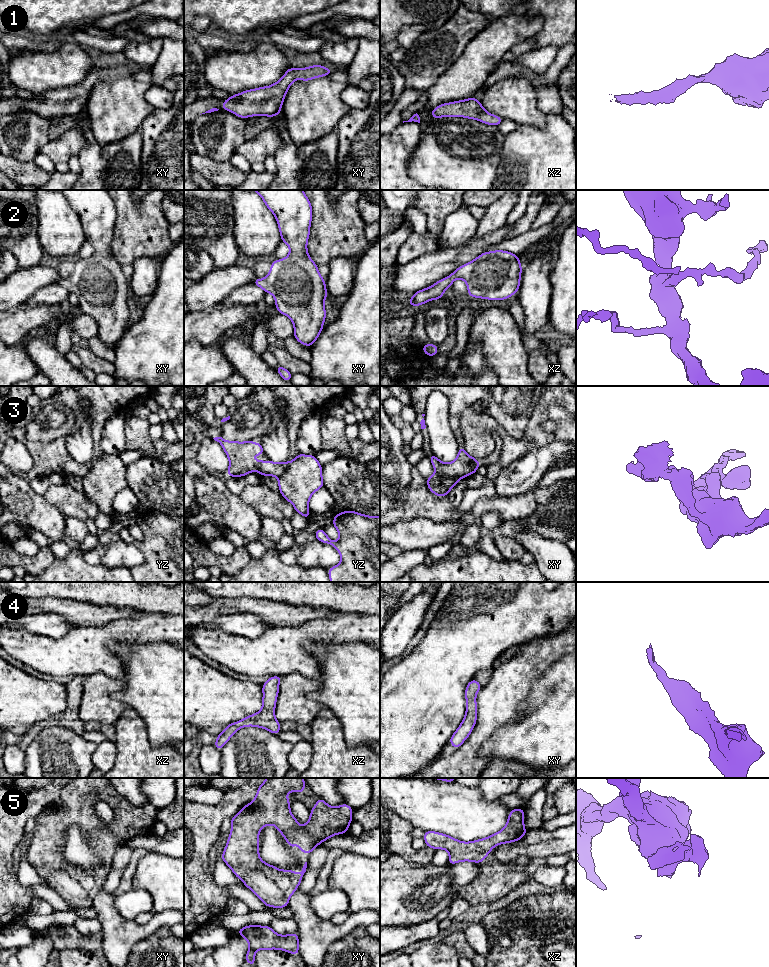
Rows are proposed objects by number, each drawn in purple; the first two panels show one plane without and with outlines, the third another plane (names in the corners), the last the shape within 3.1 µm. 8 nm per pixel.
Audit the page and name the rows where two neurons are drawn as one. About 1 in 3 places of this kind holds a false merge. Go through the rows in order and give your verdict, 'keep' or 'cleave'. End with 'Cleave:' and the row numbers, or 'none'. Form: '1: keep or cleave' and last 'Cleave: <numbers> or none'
1: keep
2: keep
3: cleave
4: keep
5: keep
Cleave: 3

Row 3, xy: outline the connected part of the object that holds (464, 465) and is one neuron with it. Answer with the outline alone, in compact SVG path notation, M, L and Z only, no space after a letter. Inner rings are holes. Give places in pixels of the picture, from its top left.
M464 447L458 449L457 458L450 463L442 462L433 453L428 458L437 473L448 477L465 478L476 473L476 470L481 466L476 458L467 454Z

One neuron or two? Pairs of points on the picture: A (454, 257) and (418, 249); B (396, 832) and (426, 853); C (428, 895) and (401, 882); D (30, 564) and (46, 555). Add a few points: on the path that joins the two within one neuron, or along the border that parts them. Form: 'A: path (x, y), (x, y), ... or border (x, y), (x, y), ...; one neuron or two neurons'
A: border (438, 249), (410, 261); two neurons
B: path (400, 840), (413, 853), (418, 853); one neuron
C: path (421, 893), (412, 893), (408, 889); one neuron
D: path (34, 564), (37, 564), (42, 559); one neuron

